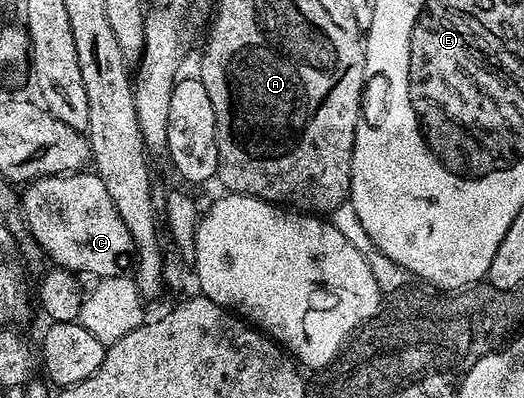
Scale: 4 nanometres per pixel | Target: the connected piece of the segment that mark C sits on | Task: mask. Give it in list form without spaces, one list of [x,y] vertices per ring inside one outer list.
[[[90,170],[40,176],[25,188],[21,193],[21,215],[26,215],[35,242],[58,263],[55,265],[59,269],[75,274],[91,272],[94,278],[116,276],[125,269],[126,255],[132,252],[128,226],[124,226],[101,176]]]

